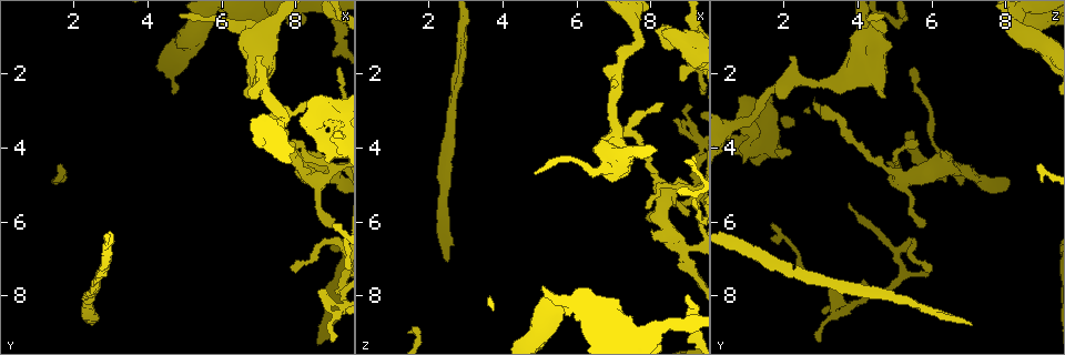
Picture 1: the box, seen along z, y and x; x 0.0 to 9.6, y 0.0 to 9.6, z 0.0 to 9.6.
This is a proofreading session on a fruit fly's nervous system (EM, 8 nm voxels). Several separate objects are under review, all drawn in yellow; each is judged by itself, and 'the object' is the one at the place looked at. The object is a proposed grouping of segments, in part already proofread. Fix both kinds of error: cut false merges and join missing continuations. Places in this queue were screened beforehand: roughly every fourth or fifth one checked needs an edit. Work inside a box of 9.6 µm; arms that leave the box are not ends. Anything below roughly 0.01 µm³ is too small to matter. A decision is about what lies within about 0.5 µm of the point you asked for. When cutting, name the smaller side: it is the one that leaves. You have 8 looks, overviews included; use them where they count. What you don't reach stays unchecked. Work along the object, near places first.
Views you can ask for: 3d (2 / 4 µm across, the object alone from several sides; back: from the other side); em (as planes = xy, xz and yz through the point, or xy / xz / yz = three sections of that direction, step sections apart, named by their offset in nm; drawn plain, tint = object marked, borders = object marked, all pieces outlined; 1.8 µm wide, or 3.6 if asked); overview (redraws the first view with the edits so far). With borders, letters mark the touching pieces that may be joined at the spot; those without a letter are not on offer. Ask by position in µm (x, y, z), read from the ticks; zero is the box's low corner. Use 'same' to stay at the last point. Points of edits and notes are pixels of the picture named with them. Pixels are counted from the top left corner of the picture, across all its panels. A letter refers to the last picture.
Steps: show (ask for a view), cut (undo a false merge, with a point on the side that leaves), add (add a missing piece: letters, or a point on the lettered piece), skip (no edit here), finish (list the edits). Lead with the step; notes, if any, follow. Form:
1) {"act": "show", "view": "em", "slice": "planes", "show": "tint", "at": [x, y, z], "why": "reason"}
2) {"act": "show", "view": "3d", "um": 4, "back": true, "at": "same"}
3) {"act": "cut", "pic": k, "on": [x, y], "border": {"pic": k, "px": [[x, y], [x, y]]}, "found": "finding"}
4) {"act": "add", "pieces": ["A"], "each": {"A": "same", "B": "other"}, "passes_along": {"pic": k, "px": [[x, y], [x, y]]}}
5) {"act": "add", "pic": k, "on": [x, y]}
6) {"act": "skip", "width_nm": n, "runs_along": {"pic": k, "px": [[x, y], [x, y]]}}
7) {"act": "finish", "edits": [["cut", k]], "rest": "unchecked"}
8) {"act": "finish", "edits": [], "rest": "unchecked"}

{"act": "show", "view": "em", "slice": "planes", "show": "borders", "at": [9.15, 1.85, 5.55], "why": "tapers out"}

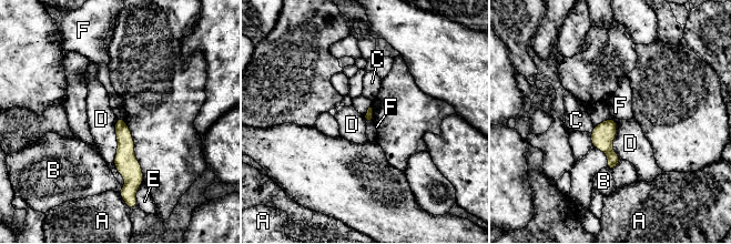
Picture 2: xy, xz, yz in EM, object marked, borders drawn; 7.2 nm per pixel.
{"act": "skip", "each": {"A": "other", "B": "other", "C": "other", "D": "other", "E": "other", "F": "other"}, "border": {"pic": 2, "px": [[117, 118], [117, 153], [113, 162]]}, "found": "none of them fits"}

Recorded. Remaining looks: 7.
{"act": "show", "view": "em", "slice": "yz", "step": 8, "show": "tint", "at": [8.55, 4.45, 6.30]}

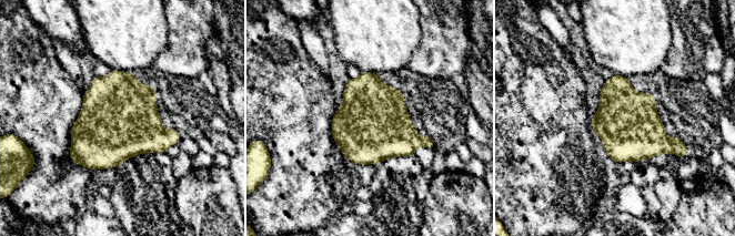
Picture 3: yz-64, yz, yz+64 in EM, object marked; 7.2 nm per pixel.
{"act": "show", "view": "em", "slice": "planes", "show": "borders", "at": "same"}

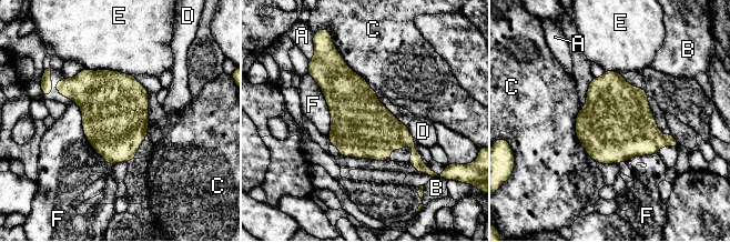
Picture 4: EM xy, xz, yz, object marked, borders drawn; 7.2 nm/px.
{"act": "skip", "each": {"A": "other", "B": "other", "C": "other", "D": "other", "E": "other", "F": "other"}, "border": {"pic": 4, "px": [[580, 107], [576, 138], [596, 162]]}, "found": "one cell here"}

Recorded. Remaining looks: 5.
{"act": "show", "view": "em", "um": 3.6, "slice": "xz", "step": 16, "show": "borders", "at": [7.95, 7.40, 6.05], "why": "thin end"}

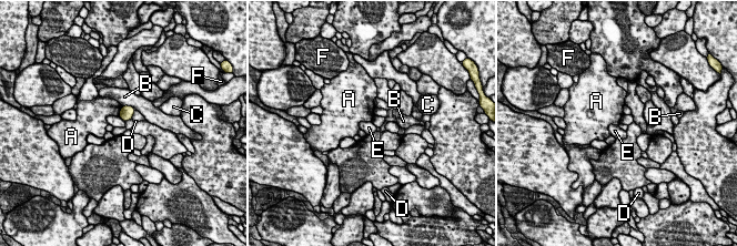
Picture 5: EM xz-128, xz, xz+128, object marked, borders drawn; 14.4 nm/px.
{"act": "skip", "each": {"A": "other", "B": "other", "C": "other", "D": "other", "E": "other", "F": "other"}, "border": {"pic": 5, "px": [[119, 115], [124, 122]]}, "found": "none of them fits"}

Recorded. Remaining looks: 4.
{"act": "show", "view": "3d", "um": 4, "back": true, "at": [2.50, 8.75, 7.05], "why": "long arm stops here"}

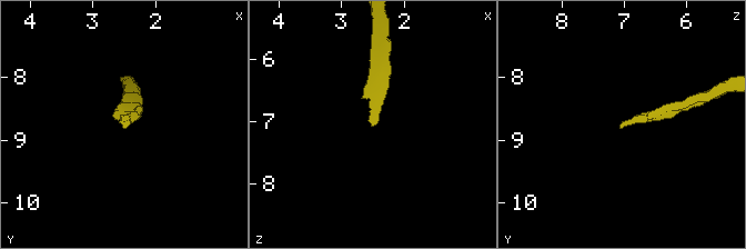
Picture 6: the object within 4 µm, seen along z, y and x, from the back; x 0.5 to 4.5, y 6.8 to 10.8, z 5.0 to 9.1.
{"act": "show", "view": "em", "slice": "planes", "show": "borders", "at": [2.45, 8.75, 7.05]}

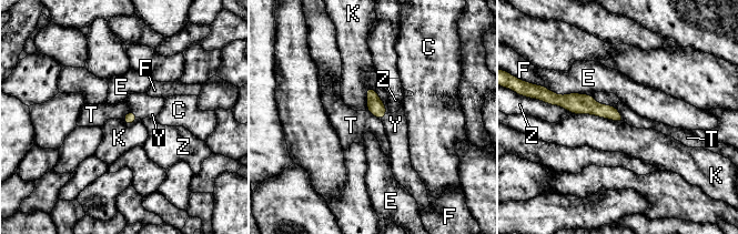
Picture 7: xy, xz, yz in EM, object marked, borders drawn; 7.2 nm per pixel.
{"act": "add", "pieces": ["Y"], "each": {"C": "other", "E": "other", "F": "other", "K": "other", "T": "other", "Y": "same", "Z": "other"}, "passes_along": {"pic": 7, "px": [[131, 116], [134, 113], [143, 105]]}, "found": "the cell continues"}

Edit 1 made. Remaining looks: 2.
{"act": "finish", "edits": [["add", 7]], "rest": "unchecked"}

